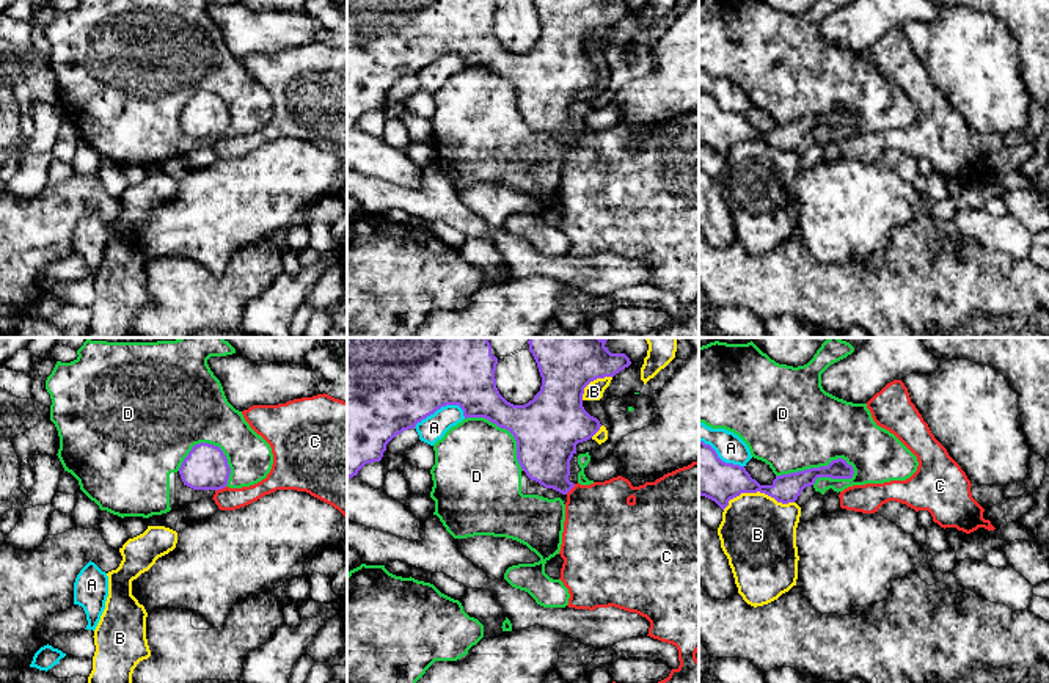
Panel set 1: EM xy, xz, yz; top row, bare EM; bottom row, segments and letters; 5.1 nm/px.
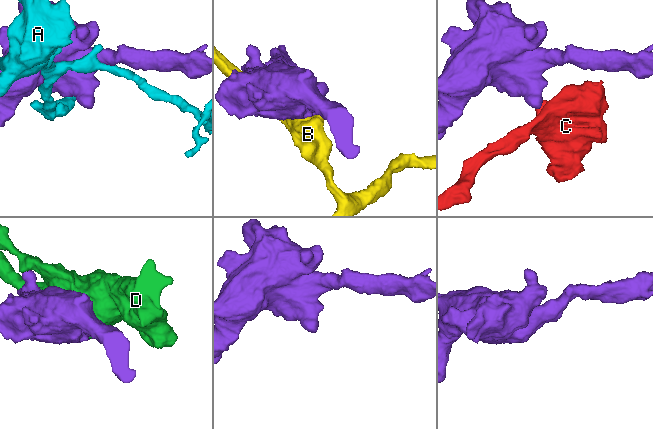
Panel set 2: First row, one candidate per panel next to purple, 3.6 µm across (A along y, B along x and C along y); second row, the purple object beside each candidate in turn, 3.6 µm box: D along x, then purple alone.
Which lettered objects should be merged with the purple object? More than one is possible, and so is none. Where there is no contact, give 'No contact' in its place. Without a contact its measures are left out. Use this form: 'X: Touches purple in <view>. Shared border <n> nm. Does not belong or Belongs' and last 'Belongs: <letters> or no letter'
A: Touches purple in xz. Shared border 280 nm. Does not belong
B: Touches purple in yz. Shared border 380 nm. Does not belong
C: Touches purple in xy. Shared border 70 nm. Does not belong
D: Touches purple in yz. Shared border 400 nm. Does not belong
Belongs: no letter

